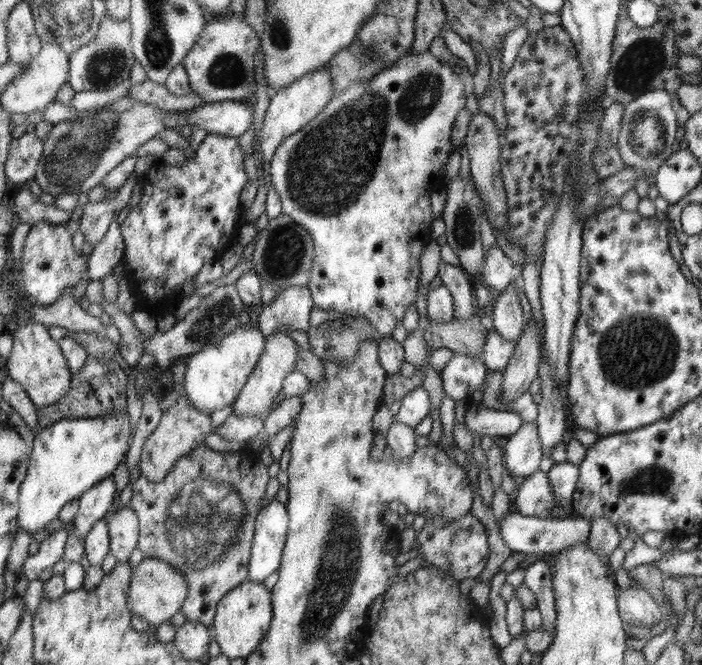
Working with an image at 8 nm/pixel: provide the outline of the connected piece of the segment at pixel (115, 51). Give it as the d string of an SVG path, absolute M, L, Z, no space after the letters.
M110 14L102 17L98 33L94 39L74 51L70 56L68 74L69 85L75 92L86 92L86 90L106 90L120 86L124 80L130 78L130 68L136 62L130 48L130 23L129 17L125 19L114 18Z

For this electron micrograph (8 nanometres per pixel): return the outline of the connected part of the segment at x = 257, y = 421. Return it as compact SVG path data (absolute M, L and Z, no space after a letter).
M232 414L214 432L226 440L245 443L262 435L265 428L264 421L262 416Z

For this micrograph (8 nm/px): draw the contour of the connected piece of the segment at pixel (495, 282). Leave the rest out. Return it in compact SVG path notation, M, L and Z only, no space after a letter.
M498 246L490 248L485 259L484 270L482 270L482 283L495 295L503 293L503 290L513 281L520 280L521 266L514 266Z

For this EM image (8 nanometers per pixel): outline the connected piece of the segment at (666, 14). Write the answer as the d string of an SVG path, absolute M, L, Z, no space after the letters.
M666 6L659 7L659 19L650 28L634 24L629 17L617 20L617 37L613 40L612 67L609 80L604 83L605 95L616 103L630 103L652 90L666 90L675 94L684 83L676 63L681 55L677 45L677 31L673 28L673 12Z

